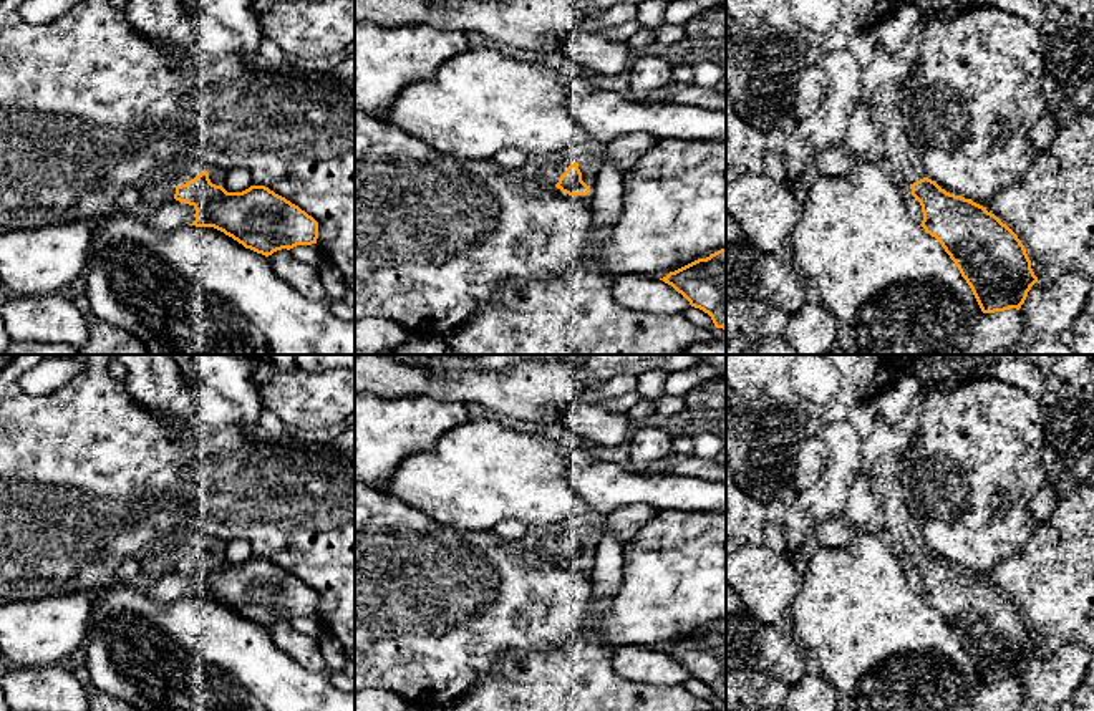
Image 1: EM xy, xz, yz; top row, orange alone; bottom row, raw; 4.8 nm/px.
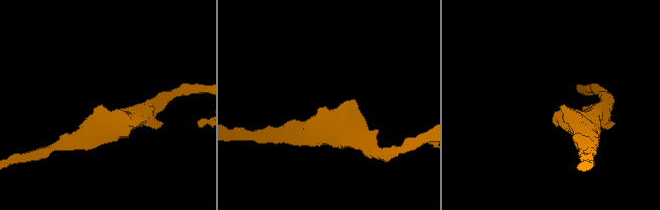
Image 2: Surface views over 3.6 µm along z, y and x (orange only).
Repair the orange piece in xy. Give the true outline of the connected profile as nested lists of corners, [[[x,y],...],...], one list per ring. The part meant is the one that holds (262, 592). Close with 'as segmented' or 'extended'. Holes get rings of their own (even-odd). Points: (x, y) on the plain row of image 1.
[[[176,529],[167,550],[176,559],[174,570],[196,580],[191,597],[214,598],[265,628],[317,615],[318,593],[265,557],[227,563],[211,554],[206,537],[194,529]]] | extended

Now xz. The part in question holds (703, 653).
[[[726,620],[670,643],[660,651],[681,665],[691,678],[708,684],[716,699],[726,701]]] | as segmented

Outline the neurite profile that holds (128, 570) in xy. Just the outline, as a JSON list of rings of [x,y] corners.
[[[128,559],[116,570],[116,580],[121,583],[131,583],[141,572],[141,560]]]

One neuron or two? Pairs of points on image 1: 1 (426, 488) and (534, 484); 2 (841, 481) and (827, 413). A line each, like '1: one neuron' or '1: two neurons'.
1: one neuron
2: two neurons

